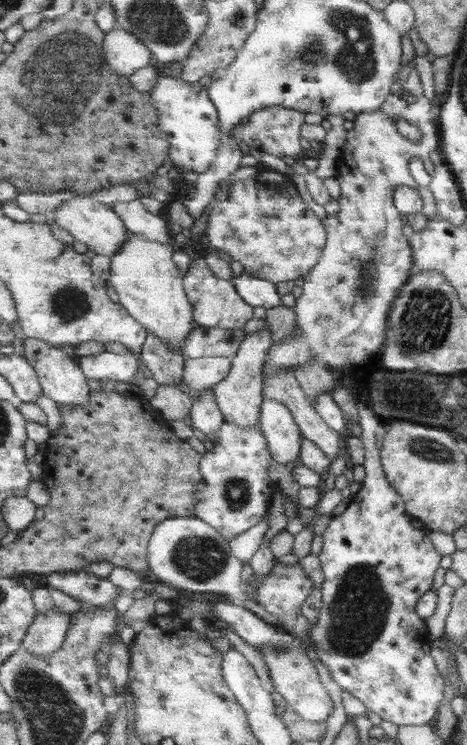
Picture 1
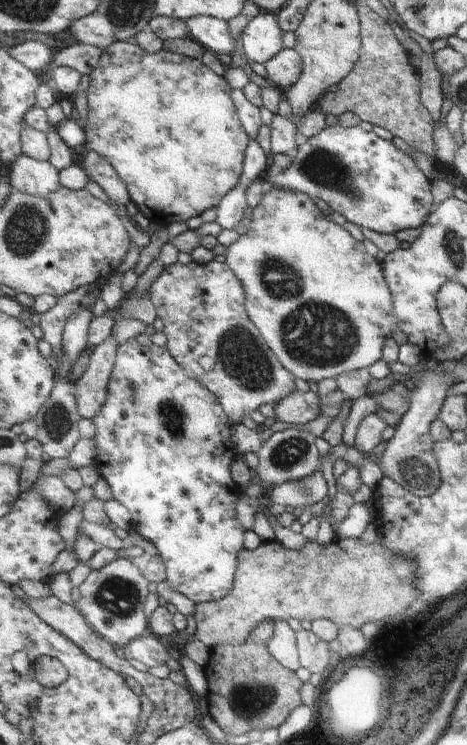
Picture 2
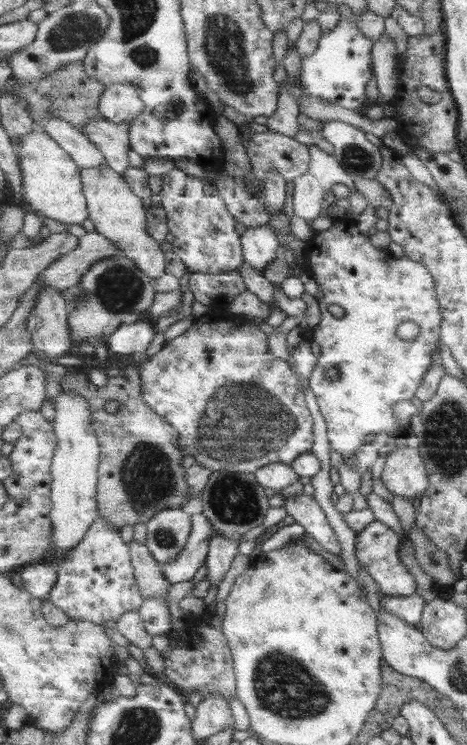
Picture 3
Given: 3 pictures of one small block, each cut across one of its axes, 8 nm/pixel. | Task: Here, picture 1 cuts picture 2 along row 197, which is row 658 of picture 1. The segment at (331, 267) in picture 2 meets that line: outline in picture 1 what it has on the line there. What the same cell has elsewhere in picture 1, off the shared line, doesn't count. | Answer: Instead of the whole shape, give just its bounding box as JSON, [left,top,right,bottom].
[260,648,333,722]

